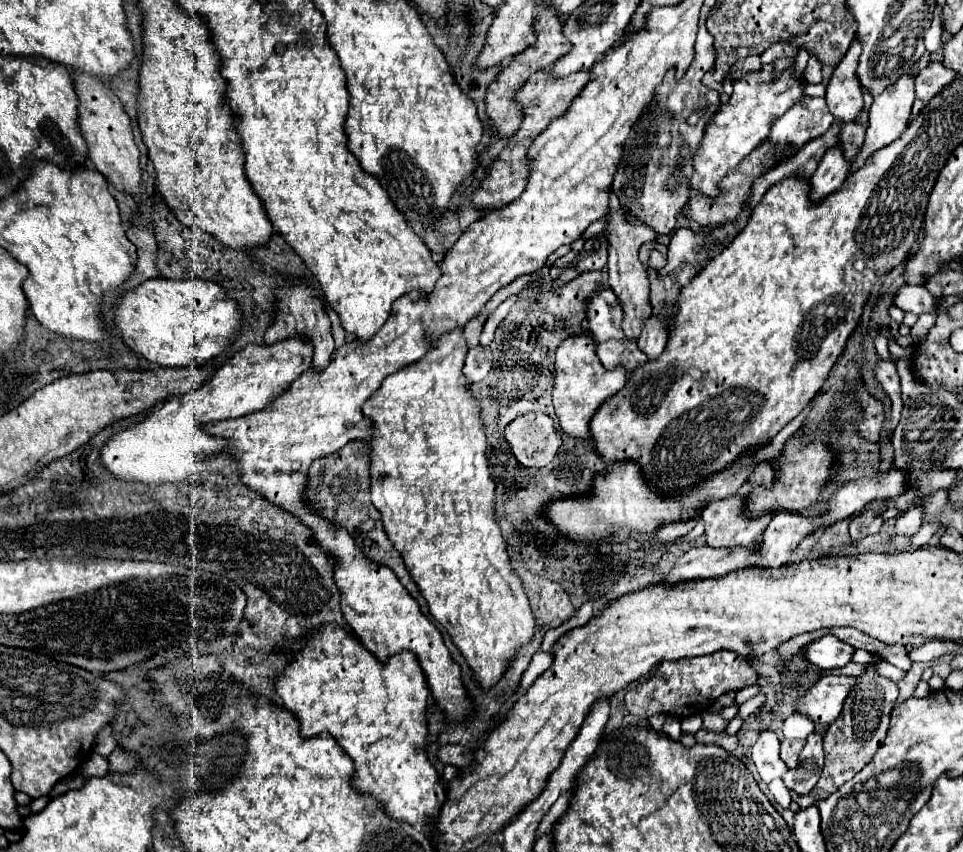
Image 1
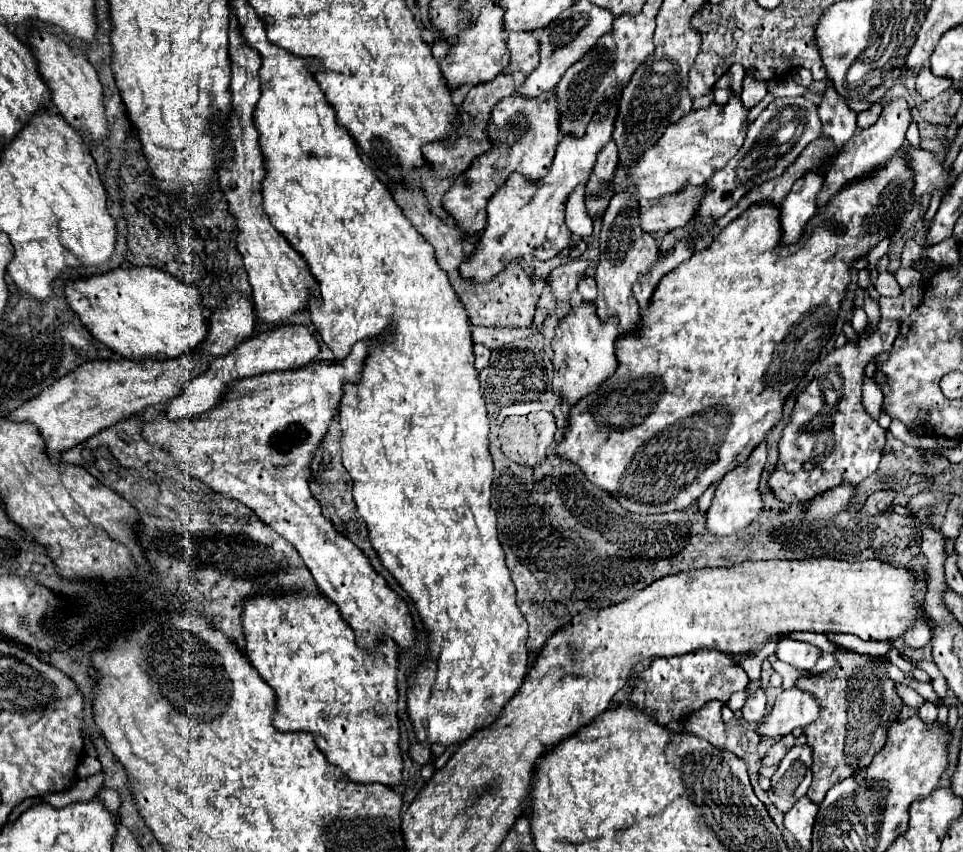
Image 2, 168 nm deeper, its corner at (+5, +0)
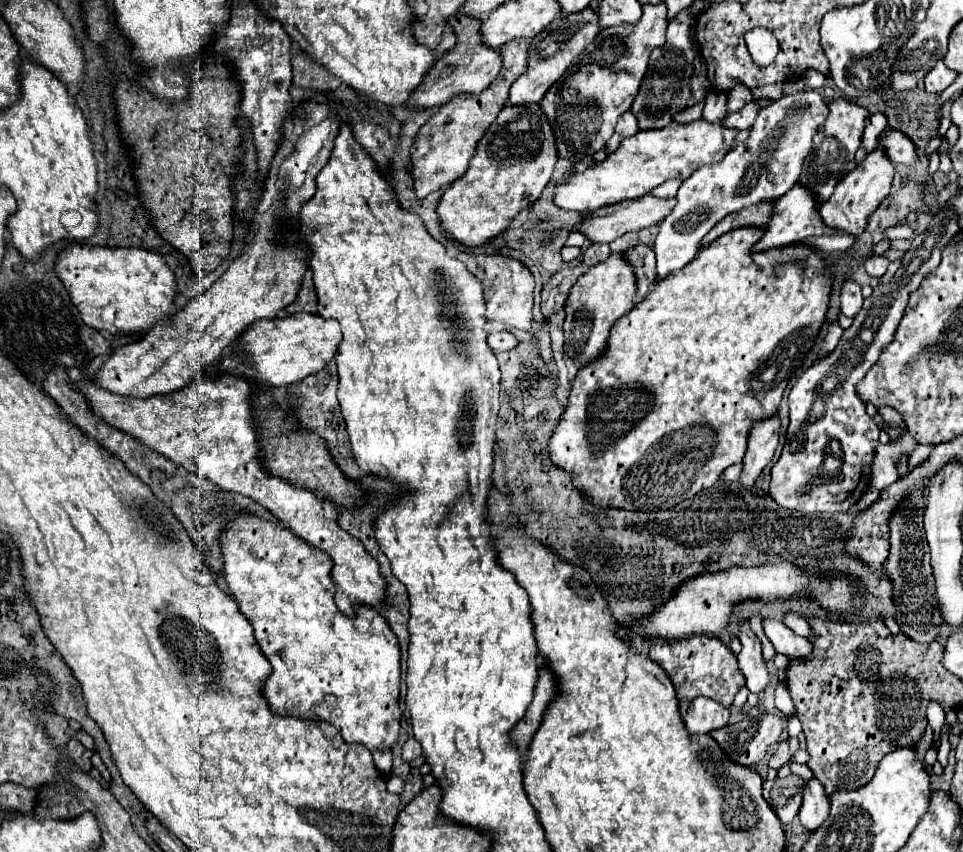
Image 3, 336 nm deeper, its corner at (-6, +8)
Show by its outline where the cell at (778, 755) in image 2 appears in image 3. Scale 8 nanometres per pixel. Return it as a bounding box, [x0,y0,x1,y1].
[768,738,798,770]

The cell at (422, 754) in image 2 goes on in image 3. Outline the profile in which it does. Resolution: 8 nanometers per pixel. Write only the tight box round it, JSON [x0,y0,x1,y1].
[402,738,422,762]

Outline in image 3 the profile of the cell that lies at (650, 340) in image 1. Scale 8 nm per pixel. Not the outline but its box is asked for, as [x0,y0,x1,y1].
[654,92,828,278]

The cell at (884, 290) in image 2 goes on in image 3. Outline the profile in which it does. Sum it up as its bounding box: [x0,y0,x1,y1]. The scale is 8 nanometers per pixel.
[864,256,888,278]

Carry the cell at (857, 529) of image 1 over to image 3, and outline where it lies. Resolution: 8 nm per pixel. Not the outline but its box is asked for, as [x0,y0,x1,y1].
[910,444,934,466]

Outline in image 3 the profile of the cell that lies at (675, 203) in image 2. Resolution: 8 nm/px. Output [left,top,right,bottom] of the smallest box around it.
[576,196,676,244]

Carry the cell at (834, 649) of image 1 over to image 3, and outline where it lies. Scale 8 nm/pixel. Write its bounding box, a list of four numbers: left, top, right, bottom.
[762,620,812,658]

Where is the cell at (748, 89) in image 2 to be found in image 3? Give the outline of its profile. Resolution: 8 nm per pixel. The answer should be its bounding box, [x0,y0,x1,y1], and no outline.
[724,104,760,130]

